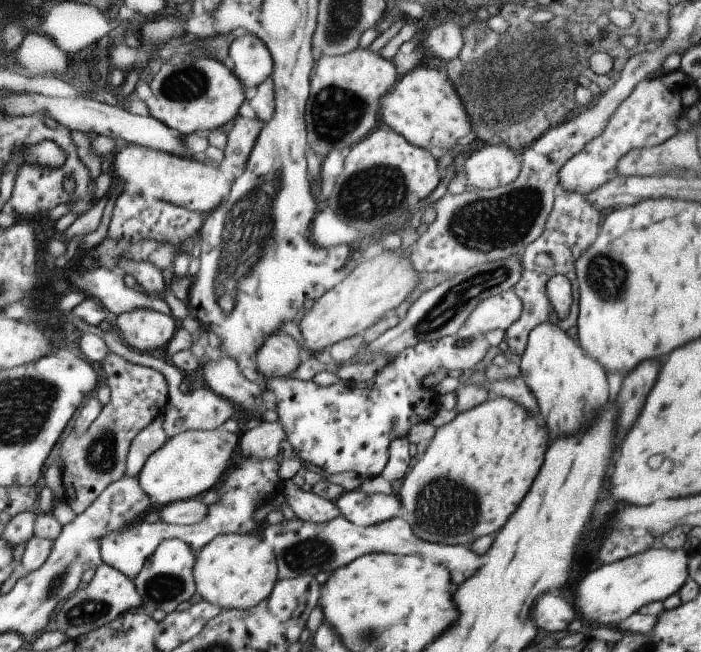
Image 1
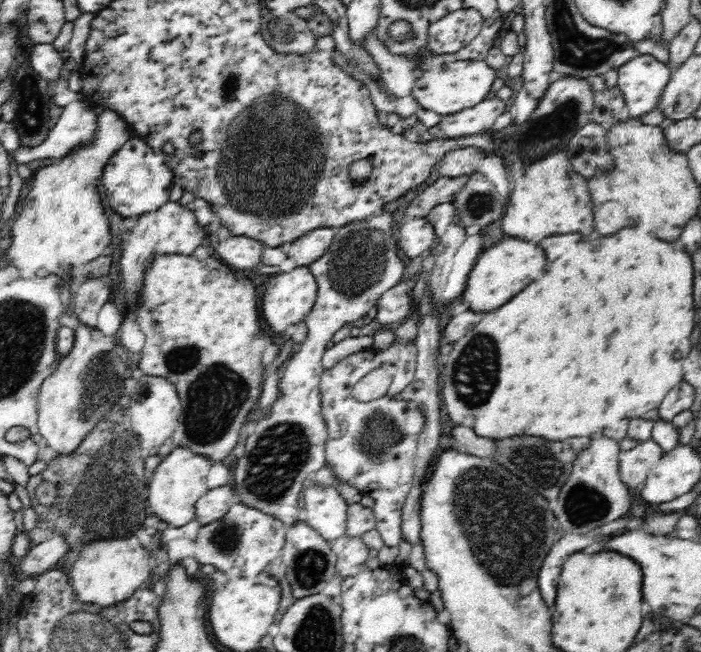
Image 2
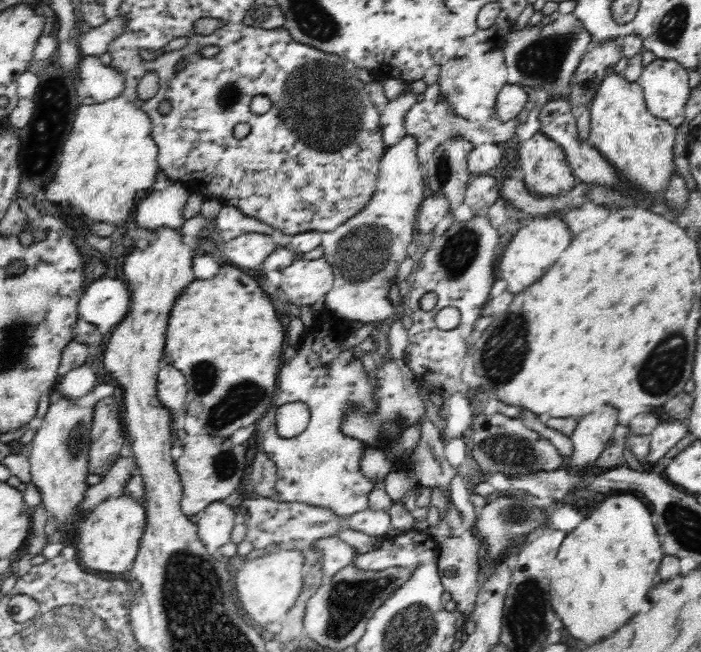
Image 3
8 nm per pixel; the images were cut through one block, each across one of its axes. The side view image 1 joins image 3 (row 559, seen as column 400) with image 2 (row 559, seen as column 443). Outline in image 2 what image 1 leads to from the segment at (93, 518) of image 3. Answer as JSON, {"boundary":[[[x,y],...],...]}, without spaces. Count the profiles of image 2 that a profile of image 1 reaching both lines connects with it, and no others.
{"boundary":[[[135,536],[130,538],[112,538],[112,540],[98,540],[92,544],[79,547],[79,555],[68,575],[69,583],[74,592],[74,599],[84,605],[96,605],[99,609],[116,607],[120,602],[131,598],[136,590],[147,586],[154,577],[150,569],[150,552],[144,549]]]}

